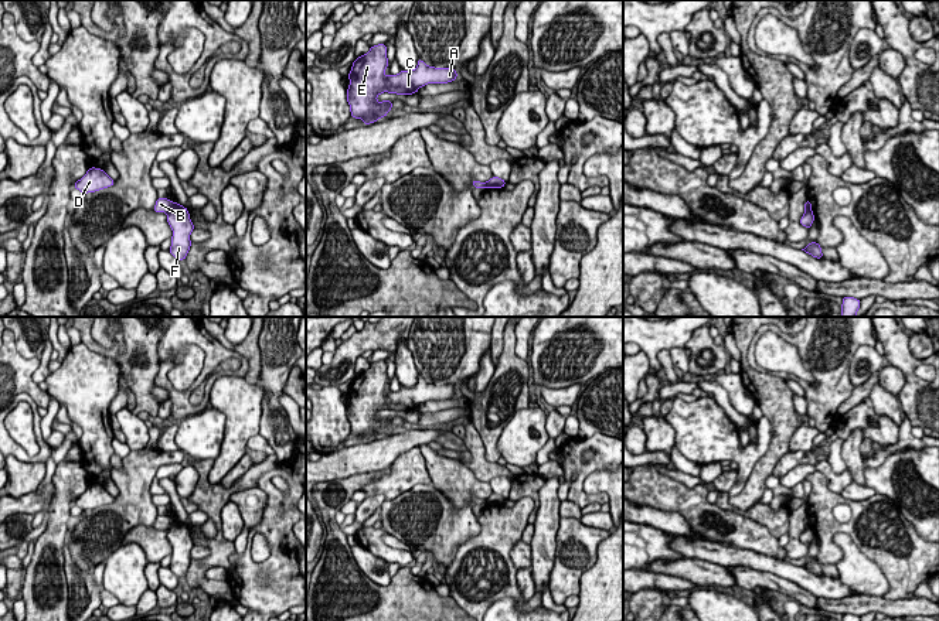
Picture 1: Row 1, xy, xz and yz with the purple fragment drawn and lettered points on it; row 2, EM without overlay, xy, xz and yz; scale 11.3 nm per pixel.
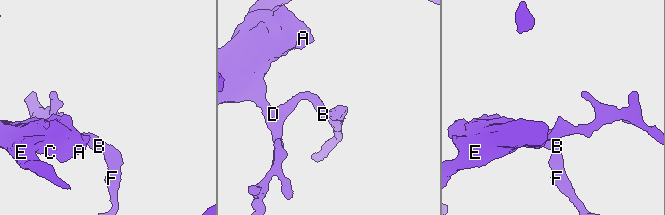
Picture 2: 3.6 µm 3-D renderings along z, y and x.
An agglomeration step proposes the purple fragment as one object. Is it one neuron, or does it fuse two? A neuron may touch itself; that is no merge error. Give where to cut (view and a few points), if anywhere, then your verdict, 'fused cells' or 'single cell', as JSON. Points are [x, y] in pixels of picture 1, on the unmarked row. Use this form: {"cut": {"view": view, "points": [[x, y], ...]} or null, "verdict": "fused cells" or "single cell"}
{"cut": {"view": "xy", "points": [[174, 519], [166, 529]]}, "verdict": "fused cells"}

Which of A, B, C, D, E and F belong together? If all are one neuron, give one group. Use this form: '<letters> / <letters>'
A B C D E / F

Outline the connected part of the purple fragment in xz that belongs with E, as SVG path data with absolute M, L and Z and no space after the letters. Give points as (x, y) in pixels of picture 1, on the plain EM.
M387 362L370 364L370 368L358 373L351 383L347 419L351 434L361 436L364 441L385 434L392 426L392 419L378 419L380 410L412 412L428 400L448 400L457 395L455 385L428 383L421 375L414 388L401 386L397 392L385 392L388 383Z

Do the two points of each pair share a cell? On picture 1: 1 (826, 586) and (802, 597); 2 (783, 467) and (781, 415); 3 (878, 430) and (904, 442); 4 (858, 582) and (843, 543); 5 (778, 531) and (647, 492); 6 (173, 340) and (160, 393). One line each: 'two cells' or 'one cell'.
1: two cells
2: two cells
3: two cells
4: one cell
5: two cells
6: two cells

